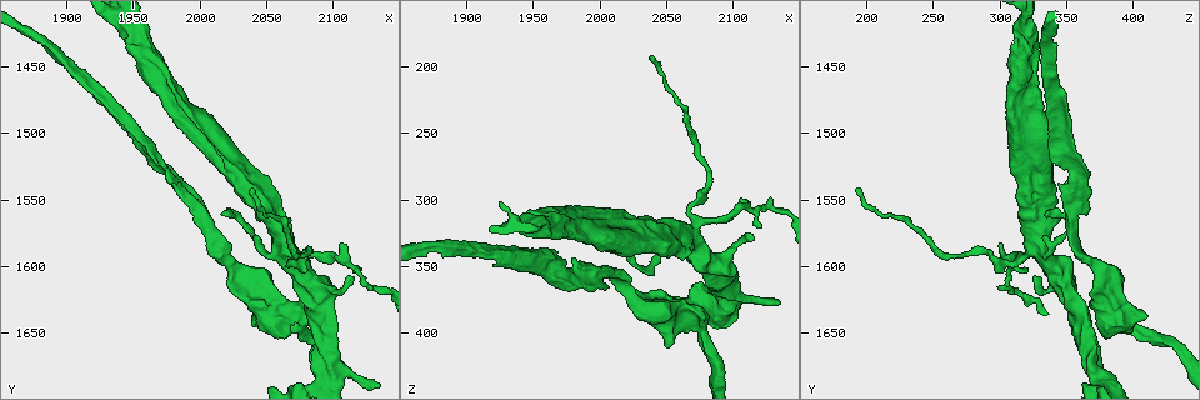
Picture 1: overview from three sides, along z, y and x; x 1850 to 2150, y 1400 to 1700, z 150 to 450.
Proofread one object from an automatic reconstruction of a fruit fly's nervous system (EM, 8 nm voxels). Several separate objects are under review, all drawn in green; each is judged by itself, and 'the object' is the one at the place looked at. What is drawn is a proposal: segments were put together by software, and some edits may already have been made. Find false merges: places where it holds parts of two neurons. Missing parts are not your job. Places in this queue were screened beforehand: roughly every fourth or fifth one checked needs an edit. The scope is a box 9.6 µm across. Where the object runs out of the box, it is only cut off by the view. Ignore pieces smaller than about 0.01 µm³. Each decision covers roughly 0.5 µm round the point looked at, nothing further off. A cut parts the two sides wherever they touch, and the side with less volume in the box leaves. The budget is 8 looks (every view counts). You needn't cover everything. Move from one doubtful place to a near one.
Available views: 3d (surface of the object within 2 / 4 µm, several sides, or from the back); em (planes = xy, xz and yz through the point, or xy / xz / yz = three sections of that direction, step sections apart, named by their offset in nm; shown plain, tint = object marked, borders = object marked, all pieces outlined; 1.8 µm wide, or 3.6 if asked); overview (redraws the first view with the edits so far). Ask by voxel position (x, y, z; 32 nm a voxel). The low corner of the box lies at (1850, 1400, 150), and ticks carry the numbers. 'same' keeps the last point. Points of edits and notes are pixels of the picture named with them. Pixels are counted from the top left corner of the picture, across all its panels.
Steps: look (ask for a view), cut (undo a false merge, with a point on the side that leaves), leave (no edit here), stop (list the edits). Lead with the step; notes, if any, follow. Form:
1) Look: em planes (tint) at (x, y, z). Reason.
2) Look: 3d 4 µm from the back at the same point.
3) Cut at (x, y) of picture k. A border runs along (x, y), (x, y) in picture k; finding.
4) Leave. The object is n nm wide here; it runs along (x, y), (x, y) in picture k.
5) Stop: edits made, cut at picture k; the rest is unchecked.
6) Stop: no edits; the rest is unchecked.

Look: 3d 2 µm at (1980, 1534, 354). Two arms at a narrow angle.

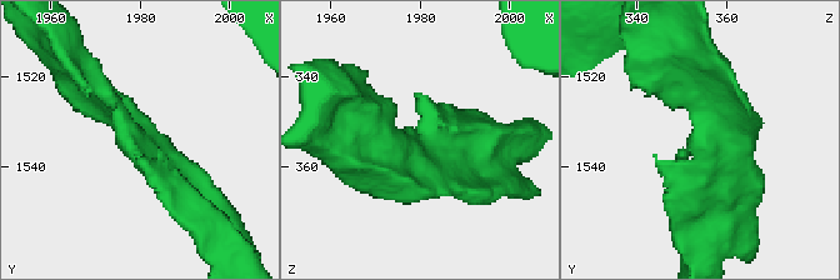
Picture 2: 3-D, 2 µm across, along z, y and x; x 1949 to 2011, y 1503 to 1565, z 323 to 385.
Look: em planes (tint) at (1978, 1536, 354). Need the tissue.

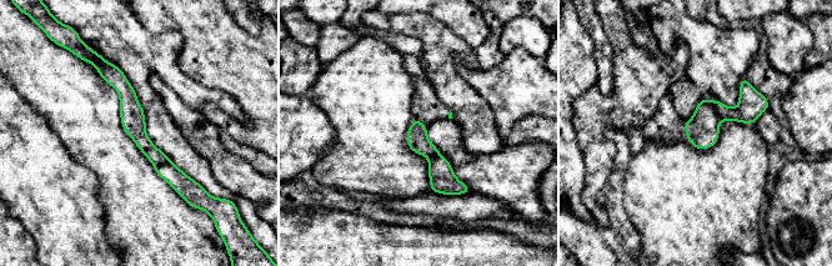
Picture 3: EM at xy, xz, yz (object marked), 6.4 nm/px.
Cut at (751, 104) of picture 3. A border runs along (711, 101), (721, 120) in picture 3; a second neuron is stuck on.

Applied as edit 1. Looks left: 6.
Look: overview. See it whole again.

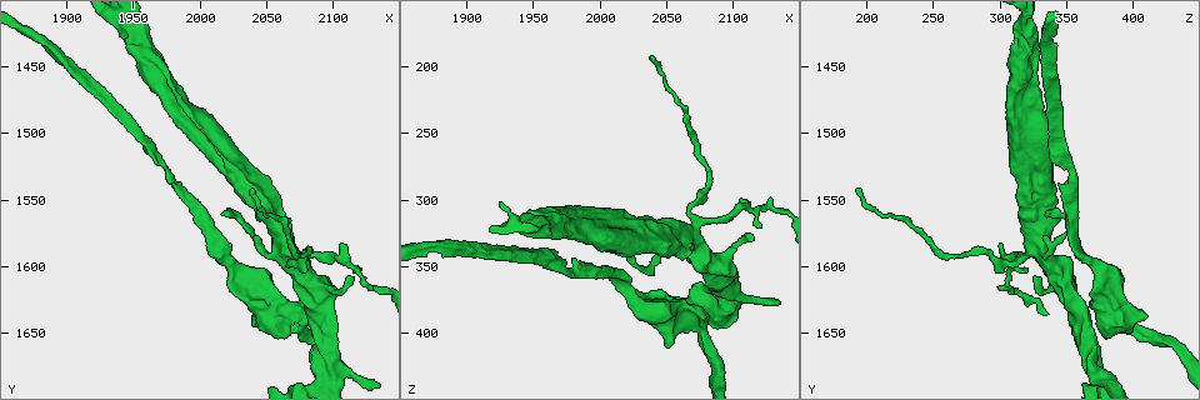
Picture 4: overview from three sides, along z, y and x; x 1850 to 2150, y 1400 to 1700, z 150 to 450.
Look: 3d 4 µm at (2000, 1490, 324). Sudden change in width.

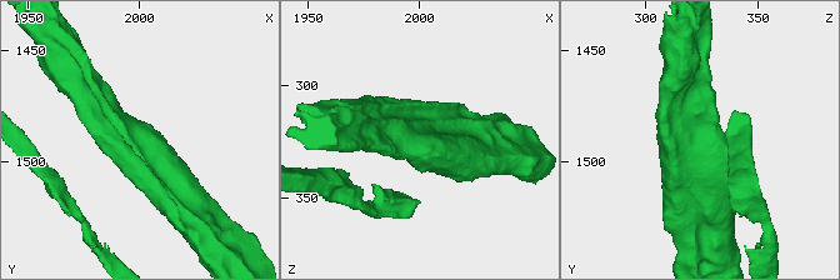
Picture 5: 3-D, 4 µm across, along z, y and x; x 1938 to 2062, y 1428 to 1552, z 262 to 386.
Look: em 3.6 µm planes (borders) at (1999, 1491, 327).

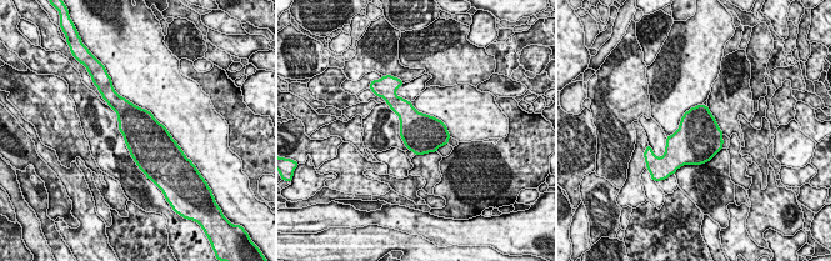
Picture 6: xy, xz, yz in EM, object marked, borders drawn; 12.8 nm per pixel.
Leave. All the same neuron.

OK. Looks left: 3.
Look: 3d 4 µm from the back at (2102, 1684, 372). Three-way junction.

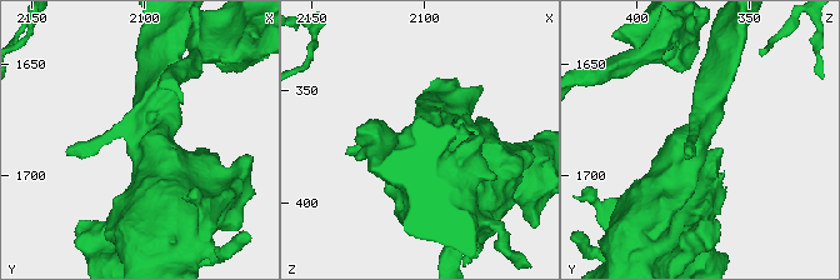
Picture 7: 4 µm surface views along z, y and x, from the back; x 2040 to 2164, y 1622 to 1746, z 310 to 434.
Look: em 3.6 µm xz step 16 (tint) at (2102, 1683, 374). 3 arms meet here; the arms are 170, 360, 650 nm wide.

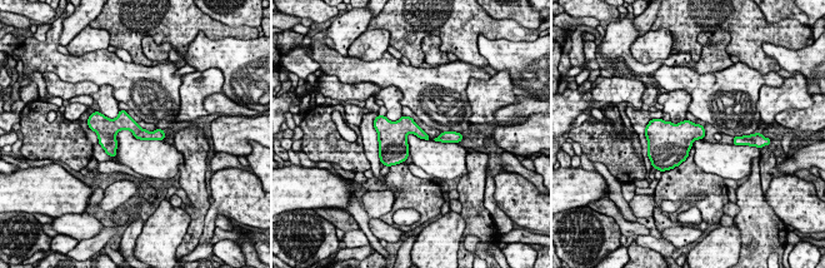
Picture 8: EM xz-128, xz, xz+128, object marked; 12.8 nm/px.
Look: em 3.6 µm planes (borders) at the same point.

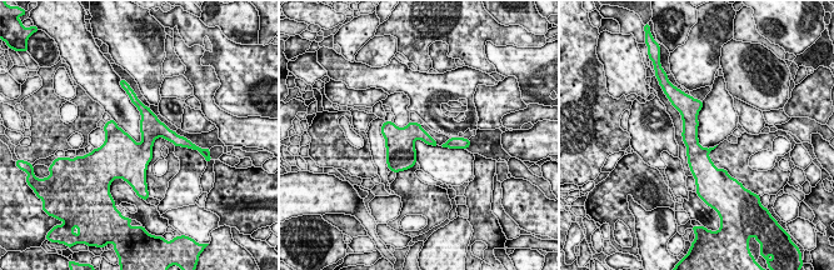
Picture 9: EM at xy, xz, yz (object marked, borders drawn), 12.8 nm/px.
Leave. The object is 220 nm wide here; it runs along (698, 104), (690, 111), (690, 140), (700, 176) in picture 9; all the same neuron.

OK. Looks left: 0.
Stop: edits made, cut at picture 3; the rest is unchecked.

